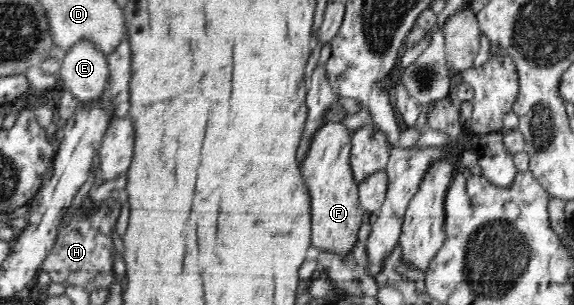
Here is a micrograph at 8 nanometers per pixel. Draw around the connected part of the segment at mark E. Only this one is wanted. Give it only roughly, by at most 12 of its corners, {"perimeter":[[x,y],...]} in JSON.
{"perimeter":[[84,39],[66,50],[62,88],[80,103],[108,89],[107,56]]}

